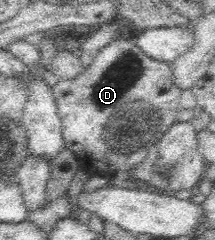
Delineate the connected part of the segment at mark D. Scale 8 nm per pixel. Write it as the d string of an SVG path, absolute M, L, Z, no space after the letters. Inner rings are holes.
M134 34L126 37L117 37L117 39L113 39L113 41L109 41L107 44L106 47L103 47L103 49L99 51L93 65L91 65L87 71L82 71L75 79L58 80L52 87L52 90L56 99L58 116L61 120L62 138L65 148L71 150L77 156L80 167L85 173L88 173L90 176L102 175L112 177L115 170L129 172L129 169L133 169L137 163L141 163L141 160L145 159L145 156L148 154L146 149L157 143L163 137L163 134L176 122L176 111L179 109L179 99L183 89L180 89L174 82L171 65L164 63L162 60L152 59L147 56L145 52L137 46Z

